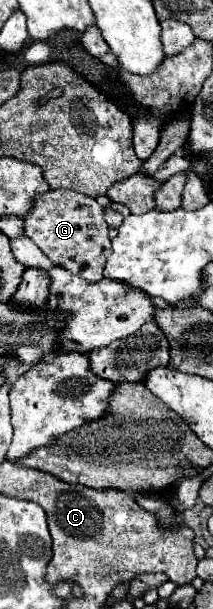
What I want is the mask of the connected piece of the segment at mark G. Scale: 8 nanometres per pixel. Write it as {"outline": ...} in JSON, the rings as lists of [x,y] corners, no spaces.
{"outline":[[[48,189],[34,197],[32,209],[24,215],[24,233],[54,265],[60,265],[86,281],[100,281],[104,277],[102,271],[112,247],[104,209],[96,199],[72,189]]]}

